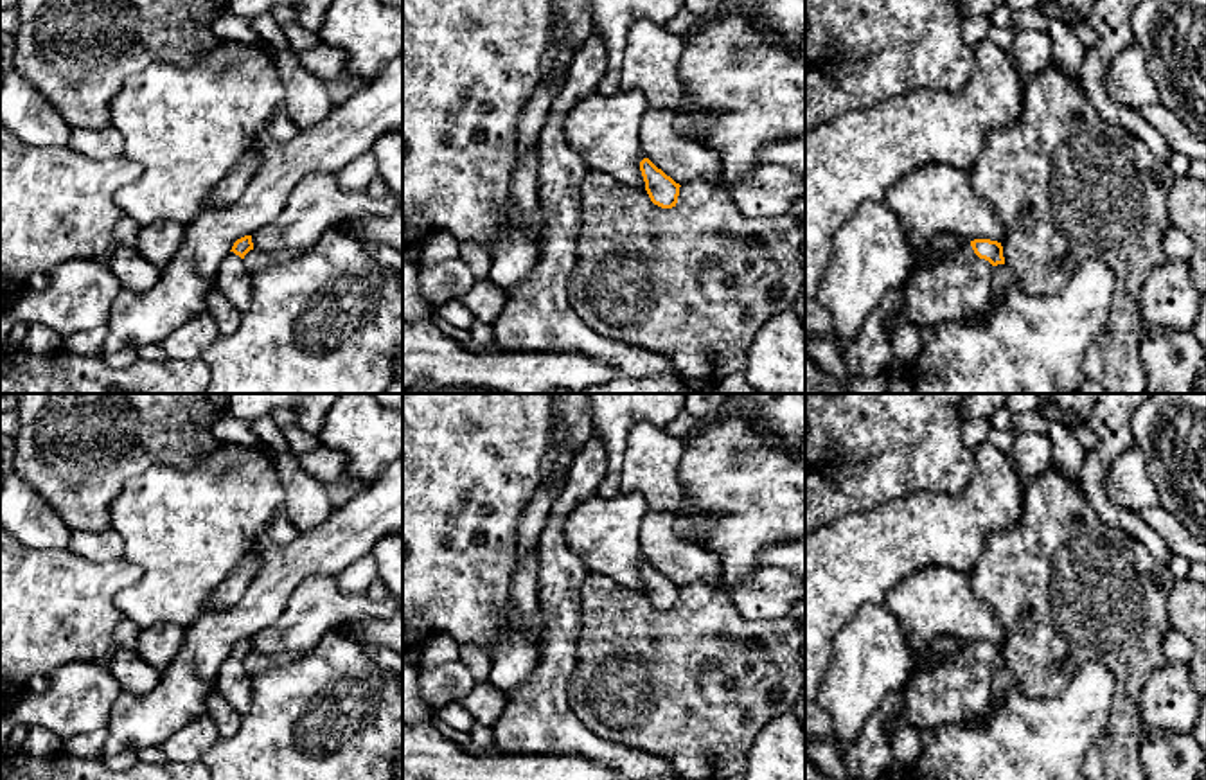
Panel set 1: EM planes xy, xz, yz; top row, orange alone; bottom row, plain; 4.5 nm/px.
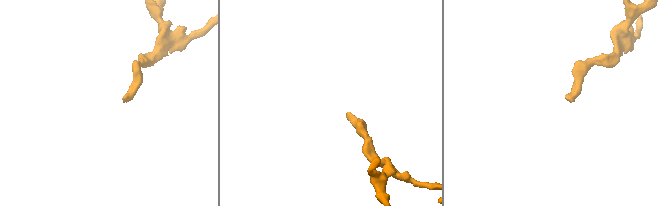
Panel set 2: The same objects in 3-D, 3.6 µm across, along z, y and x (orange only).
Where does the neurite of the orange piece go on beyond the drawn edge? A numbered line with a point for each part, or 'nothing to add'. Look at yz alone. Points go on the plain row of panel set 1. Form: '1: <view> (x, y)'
1: yz (960, 689)

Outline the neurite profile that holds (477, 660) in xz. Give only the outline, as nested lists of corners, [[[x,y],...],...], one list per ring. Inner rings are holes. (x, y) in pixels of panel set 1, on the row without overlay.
[[[474,645],[458,647],[458,661],[462,661],[476,683],[489,681],[491,676],[491,652]]]

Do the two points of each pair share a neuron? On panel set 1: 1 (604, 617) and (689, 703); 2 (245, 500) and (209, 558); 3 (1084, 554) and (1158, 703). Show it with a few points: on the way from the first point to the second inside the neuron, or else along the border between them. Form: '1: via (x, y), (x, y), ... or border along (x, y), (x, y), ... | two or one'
1: via (626, 638), (669, 682) | one
2: via (236, 514), (209, 543) | one
3: border along (1169, 662), (1145, 682), (1140, 700), (1140, 721) | two

